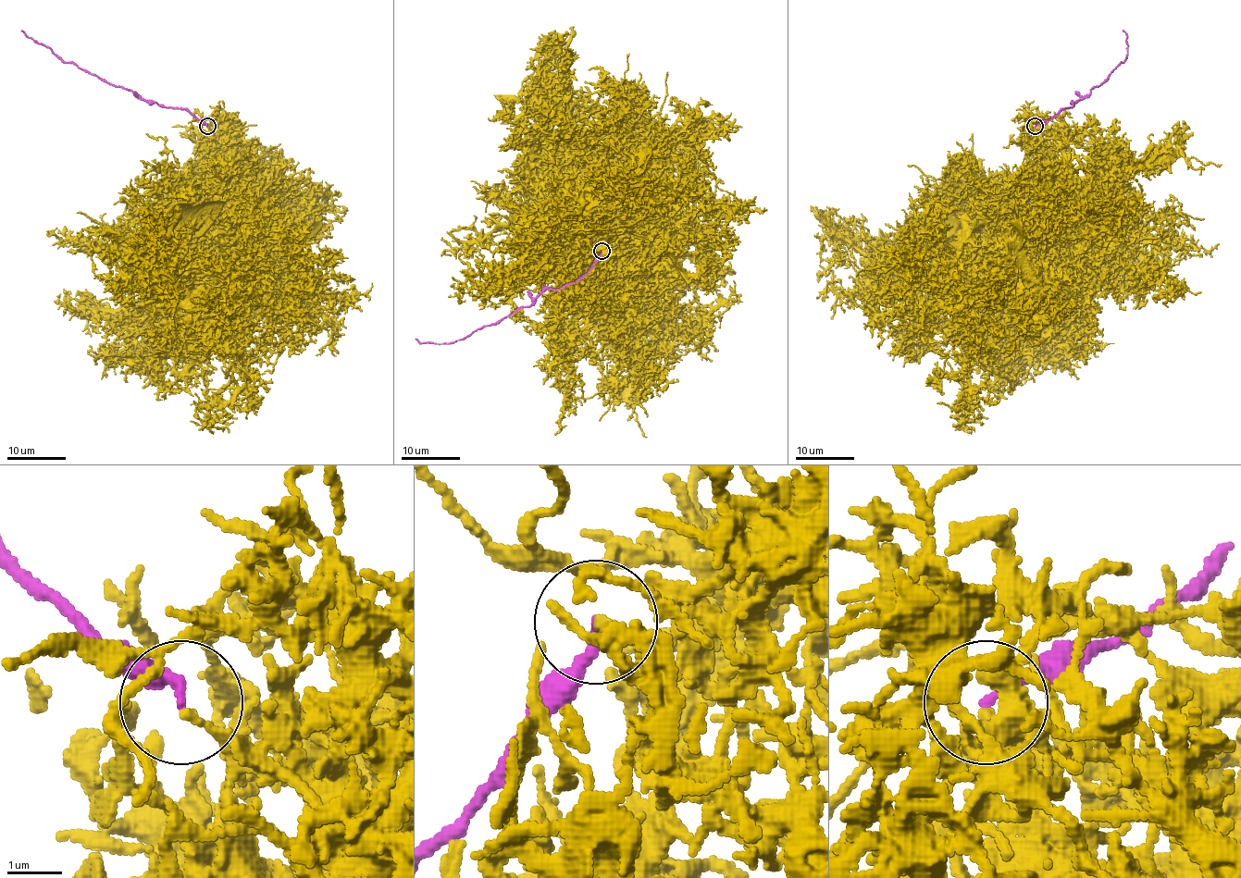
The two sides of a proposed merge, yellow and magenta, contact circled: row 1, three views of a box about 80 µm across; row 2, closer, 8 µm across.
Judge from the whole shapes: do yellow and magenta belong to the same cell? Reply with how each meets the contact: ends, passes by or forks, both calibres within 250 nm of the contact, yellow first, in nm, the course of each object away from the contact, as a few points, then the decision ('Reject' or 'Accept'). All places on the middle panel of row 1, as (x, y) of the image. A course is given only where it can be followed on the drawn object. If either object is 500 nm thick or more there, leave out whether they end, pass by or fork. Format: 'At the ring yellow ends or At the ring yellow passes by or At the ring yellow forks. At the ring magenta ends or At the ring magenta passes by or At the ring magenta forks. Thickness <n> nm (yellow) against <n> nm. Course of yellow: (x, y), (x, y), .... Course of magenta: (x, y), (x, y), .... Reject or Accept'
At the ring yellow ends. At the ring magenta ends. Thickness 140 nm (yellow) against 170 nm. Course of yellow: (600, 251), (606, 253), (597, 242), (597, 221), (612, 218). Course of magenta: (601, 252), (598, 260), (576, 280), (545, 290), (529, 305), (462, 339), (441, 343), (420, 343), (415, 339). Reject

